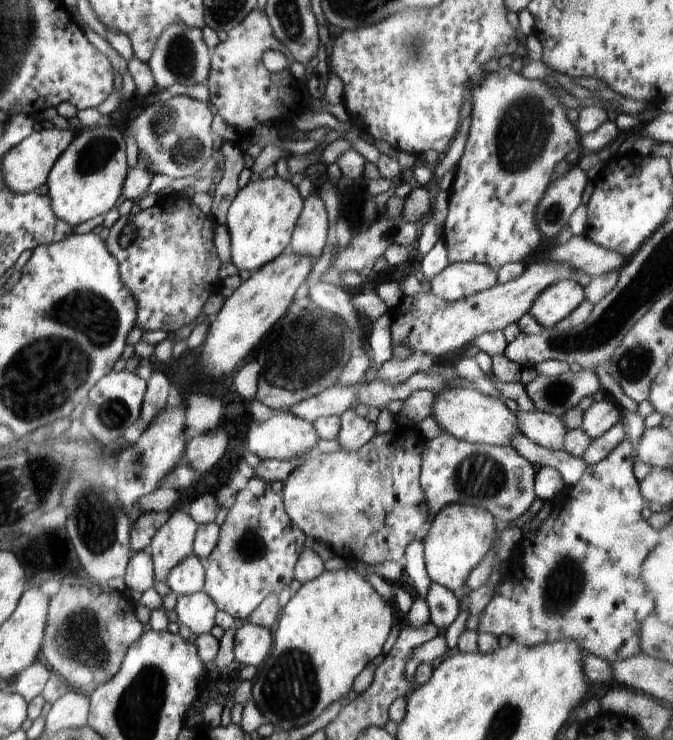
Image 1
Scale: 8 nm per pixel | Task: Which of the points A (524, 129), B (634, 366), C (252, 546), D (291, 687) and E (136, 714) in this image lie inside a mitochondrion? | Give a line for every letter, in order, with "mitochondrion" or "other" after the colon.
A: mitochondrion
B: mitochondrion
C: mitochondrion
D: mitochondrion
E: mitochondrion

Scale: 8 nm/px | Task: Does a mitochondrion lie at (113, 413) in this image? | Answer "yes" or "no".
yes

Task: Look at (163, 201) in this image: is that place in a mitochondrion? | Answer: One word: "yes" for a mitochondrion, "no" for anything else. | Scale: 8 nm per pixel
no

